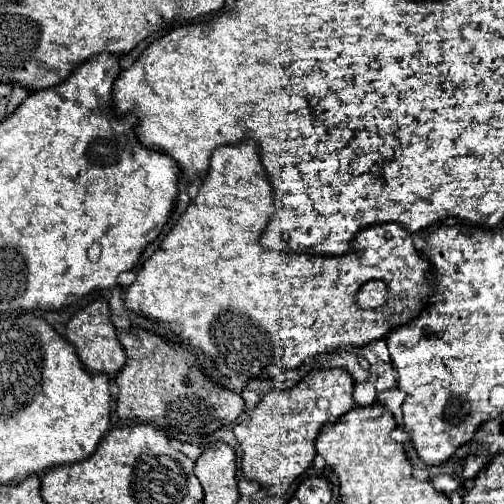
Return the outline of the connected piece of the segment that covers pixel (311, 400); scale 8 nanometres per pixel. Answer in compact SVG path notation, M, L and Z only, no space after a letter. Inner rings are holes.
M314 370L306 374L290 390L274 390L266 394L260 404L250 412L250 418L234 426L234 436L244 450L242 474L261 486L287 487L298 478L314 460L314 440L324 424L336 422L342 414L352 410L354 380L346 370Z

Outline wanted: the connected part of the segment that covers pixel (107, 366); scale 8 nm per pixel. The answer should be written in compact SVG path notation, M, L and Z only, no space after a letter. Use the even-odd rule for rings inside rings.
M94 300L92 304L78 310L66 326L66 340L76 348L78 358L90 372L106 374L106 376L114 378L124 366L126 356L124 356L124 350L116 338L116 330L110 320L110 308L108 308L106 300Z

